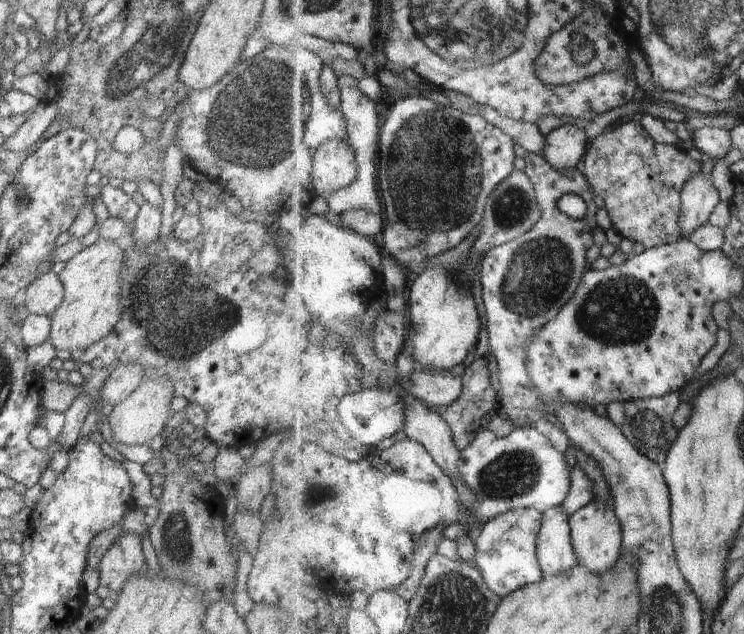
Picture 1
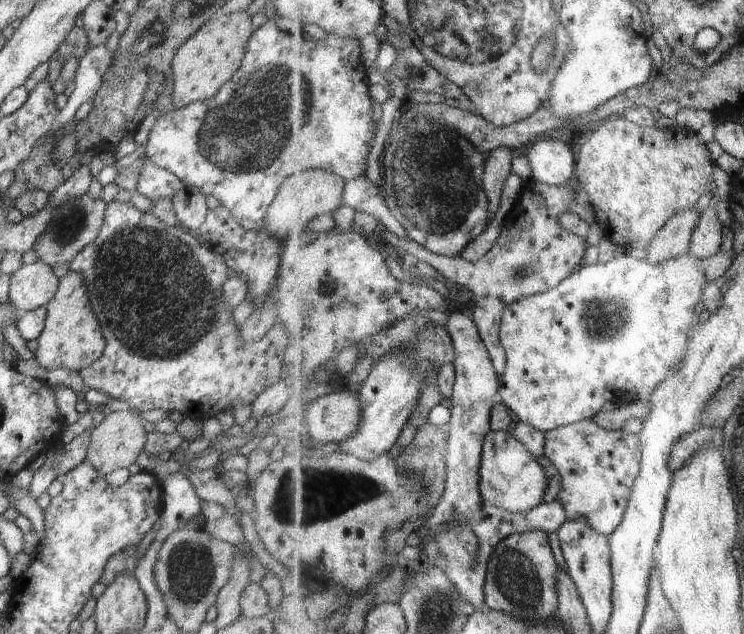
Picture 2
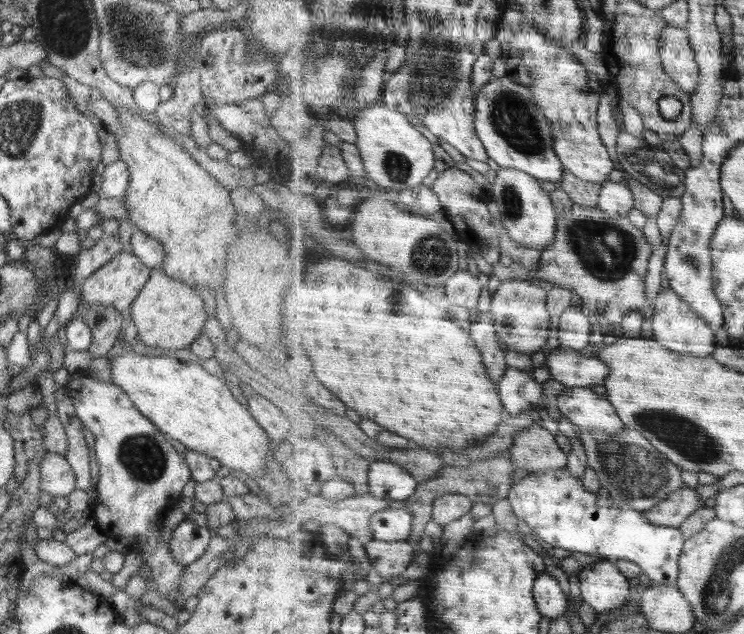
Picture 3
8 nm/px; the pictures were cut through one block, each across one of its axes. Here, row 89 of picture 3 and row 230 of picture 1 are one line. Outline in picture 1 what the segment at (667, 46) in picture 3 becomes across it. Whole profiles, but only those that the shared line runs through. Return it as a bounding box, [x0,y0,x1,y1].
[681,172,723,238]

